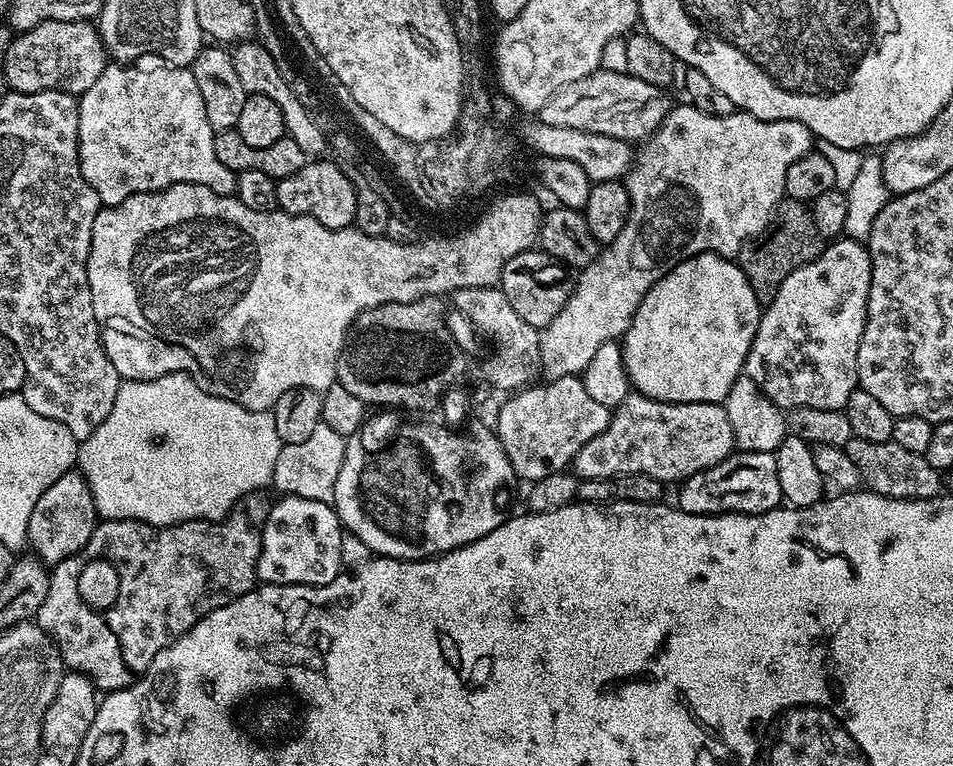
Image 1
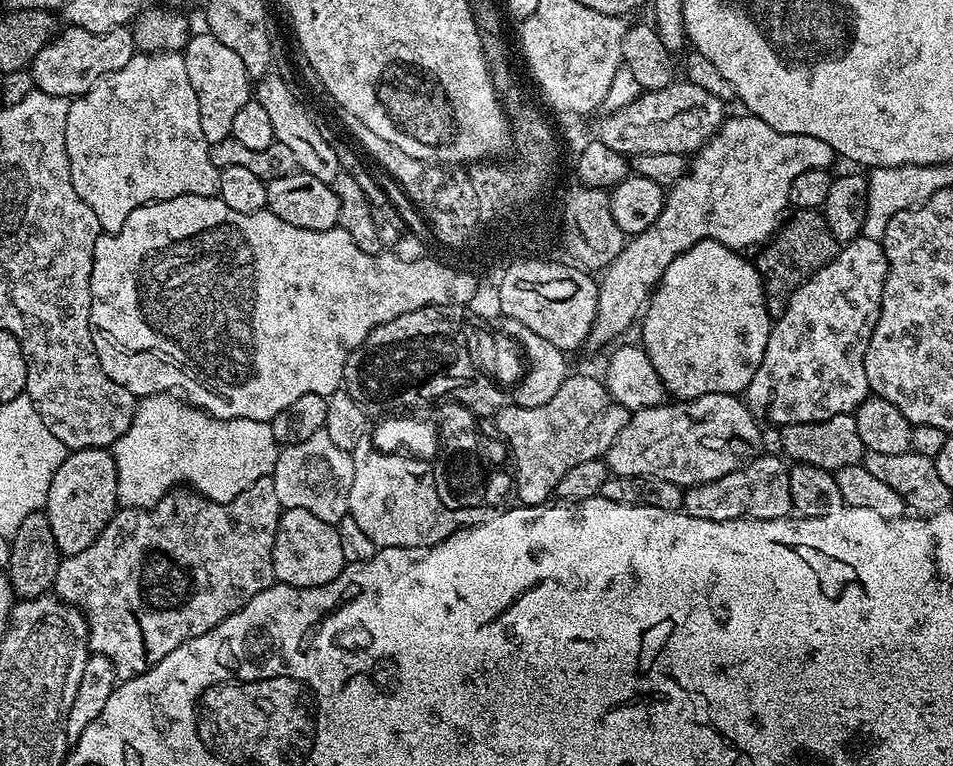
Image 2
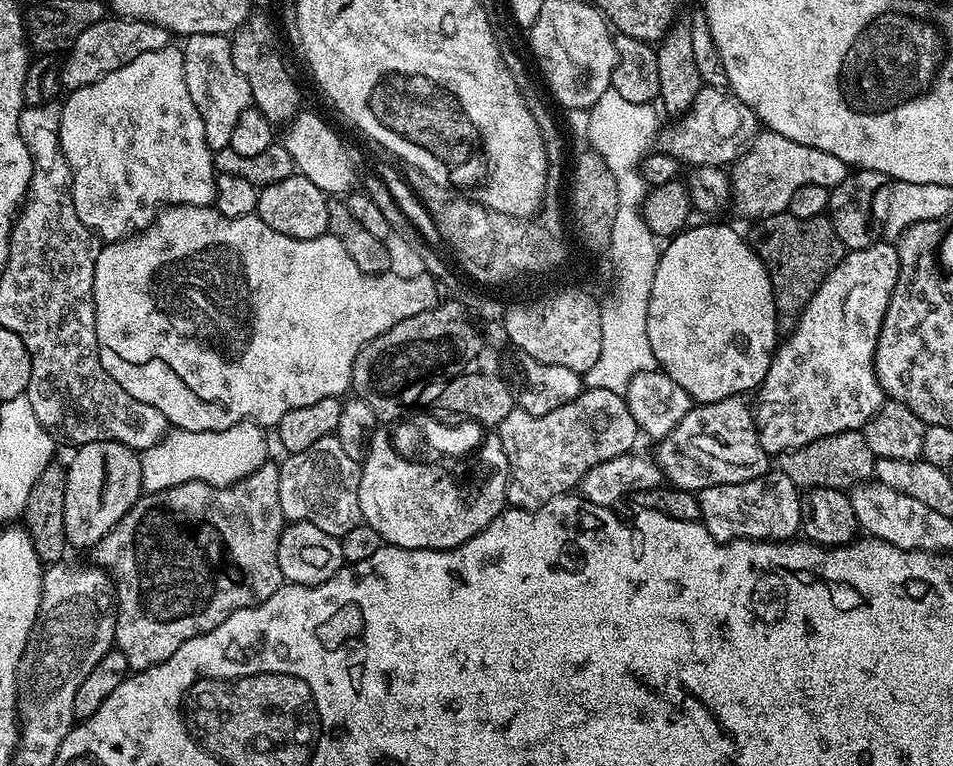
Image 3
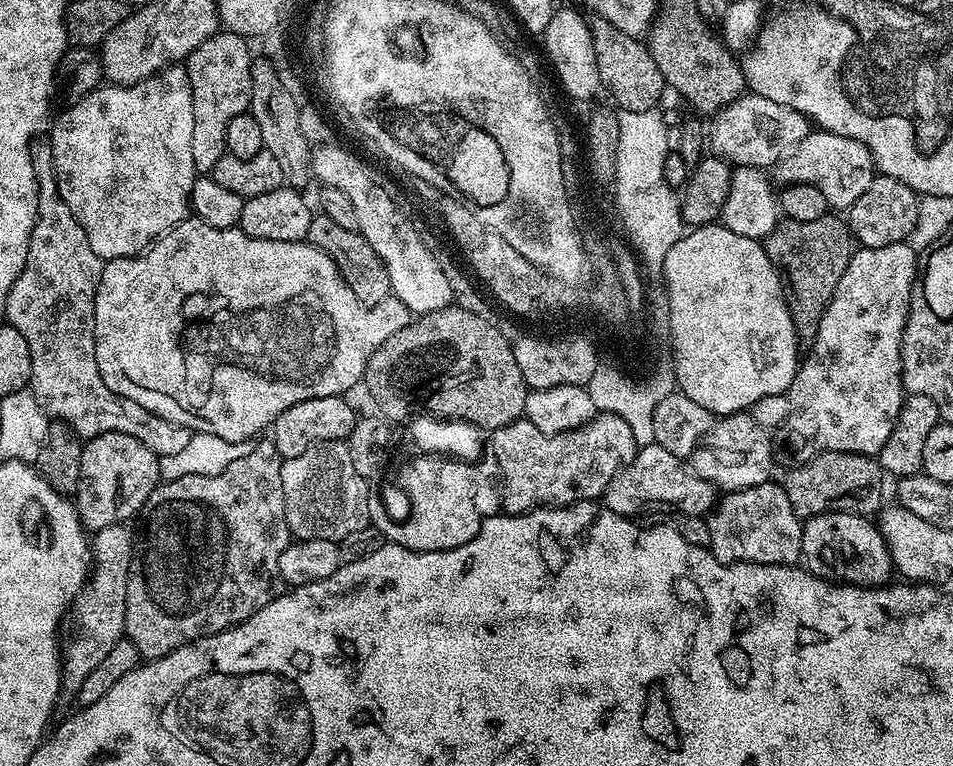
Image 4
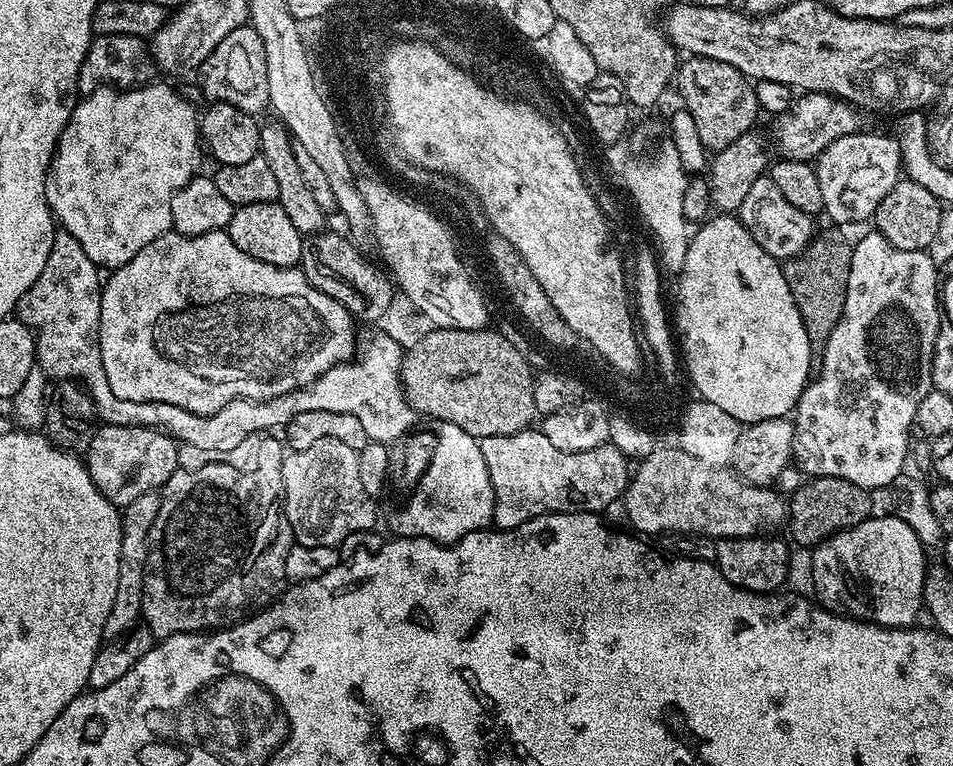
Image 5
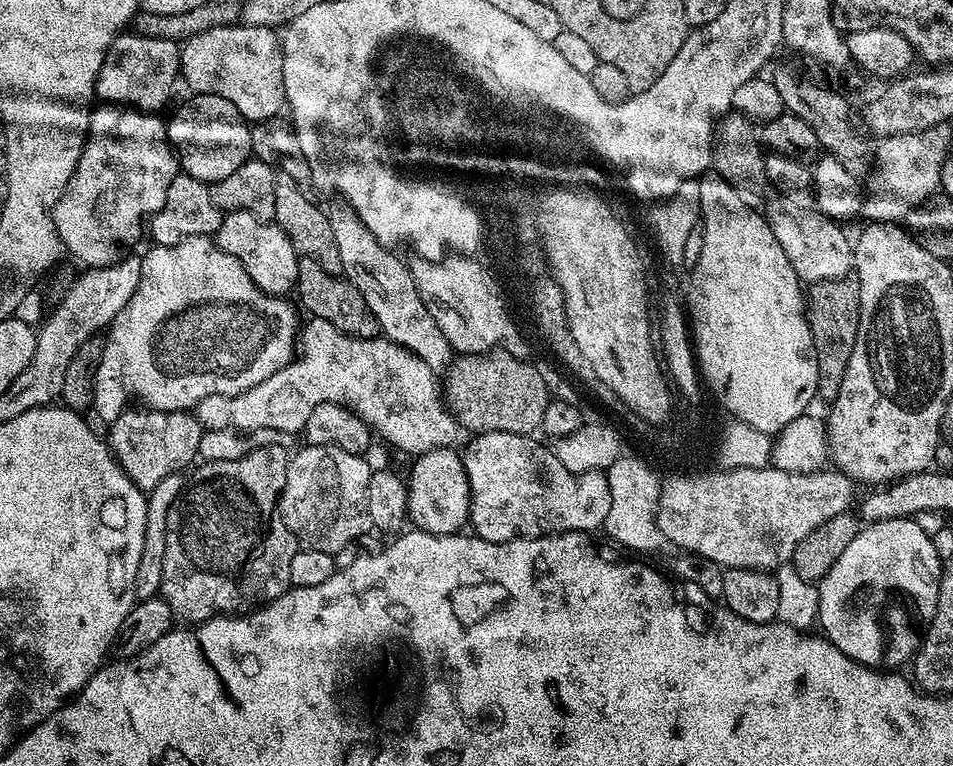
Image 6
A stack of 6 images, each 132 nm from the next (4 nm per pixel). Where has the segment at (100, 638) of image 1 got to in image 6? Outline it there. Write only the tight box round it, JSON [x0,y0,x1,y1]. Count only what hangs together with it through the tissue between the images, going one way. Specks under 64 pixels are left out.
[159,444,298,626]

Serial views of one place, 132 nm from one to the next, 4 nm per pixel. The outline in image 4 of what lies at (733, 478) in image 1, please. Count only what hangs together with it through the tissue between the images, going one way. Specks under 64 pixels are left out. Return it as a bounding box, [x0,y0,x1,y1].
[707,482,802,564]

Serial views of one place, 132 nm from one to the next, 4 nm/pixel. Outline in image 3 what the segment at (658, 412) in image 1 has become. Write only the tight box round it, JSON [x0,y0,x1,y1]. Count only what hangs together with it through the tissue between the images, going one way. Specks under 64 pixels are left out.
[654,398,770,490]

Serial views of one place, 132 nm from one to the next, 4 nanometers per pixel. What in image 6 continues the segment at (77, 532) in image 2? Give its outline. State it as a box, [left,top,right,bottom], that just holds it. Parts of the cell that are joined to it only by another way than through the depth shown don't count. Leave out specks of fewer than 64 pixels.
[107,406,205,490]

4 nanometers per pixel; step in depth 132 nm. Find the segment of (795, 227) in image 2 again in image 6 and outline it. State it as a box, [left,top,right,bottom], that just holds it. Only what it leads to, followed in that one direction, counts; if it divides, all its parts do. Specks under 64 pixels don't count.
[806,279,860,402]

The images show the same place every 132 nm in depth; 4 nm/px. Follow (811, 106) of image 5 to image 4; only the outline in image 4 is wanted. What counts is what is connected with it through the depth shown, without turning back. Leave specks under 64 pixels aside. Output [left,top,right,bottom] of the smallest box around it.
[711,94,810,169]

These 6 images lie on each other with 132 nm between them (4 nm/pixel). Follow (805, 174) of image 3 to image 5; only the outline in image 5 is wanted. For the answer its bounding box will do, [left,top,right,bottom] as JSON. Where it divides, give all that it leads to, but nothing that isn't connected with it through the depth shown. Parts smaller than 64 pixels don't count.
[814,130,902,224]

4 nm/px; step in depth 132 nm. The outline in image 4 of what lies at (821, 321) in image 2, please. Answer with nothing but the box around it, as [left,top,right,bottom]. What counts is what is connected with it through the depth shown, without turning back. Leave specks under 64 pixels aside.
[786,243,916,457]

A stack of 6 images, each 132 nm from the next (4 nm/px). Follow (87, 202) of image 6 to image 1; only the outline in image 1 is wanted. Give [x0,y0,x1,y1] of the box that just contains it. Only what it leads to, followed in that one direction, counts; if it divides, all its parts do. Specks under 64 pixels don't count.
[78,62,237,205]

